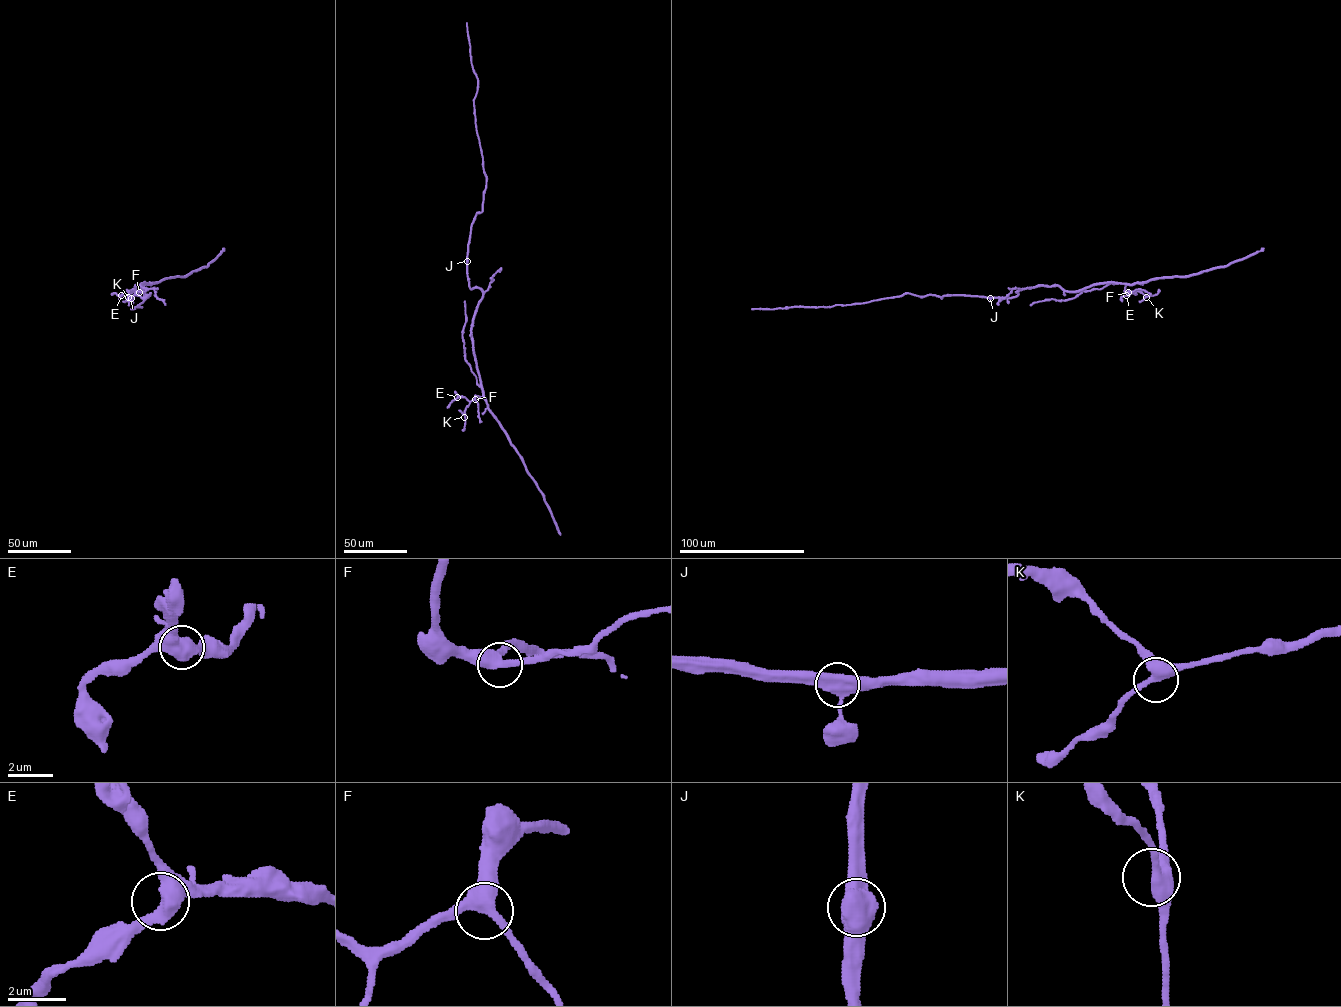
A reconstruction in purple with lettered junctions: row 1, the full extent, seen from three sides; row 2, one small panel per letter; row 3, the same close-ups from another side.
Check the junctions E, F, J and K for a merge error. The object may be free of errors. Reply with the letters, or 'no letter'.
no letter

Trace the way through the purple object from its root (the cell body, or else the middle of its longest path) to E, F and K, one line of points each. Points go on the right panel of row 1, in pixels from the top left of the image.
E: (1017, 291), (1055, 285), (1076, 291), (1116, 282), (1126, 284), (1125, 290), (1130, 291), (1126, 295)
F: (1017, 291), (1055, 285), (1076, 291), (1116, 282), (1125, 283), (1125, 290), (1128, 292)
K: (1017, 291), (1055, 285), (1076, 291), (1116, 282), (1125, 283), (1125, 291), (1141, 292), (1146, 297)

